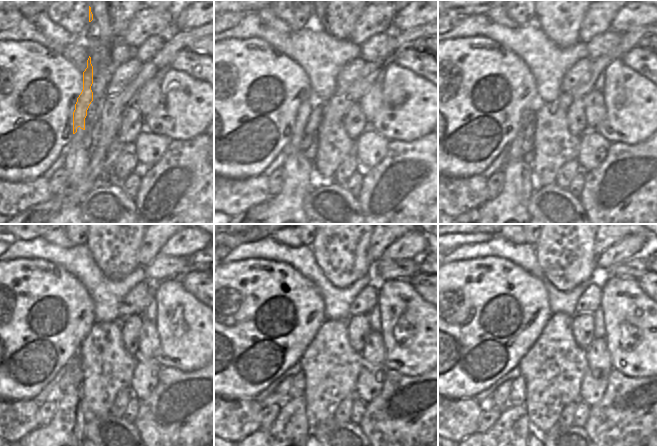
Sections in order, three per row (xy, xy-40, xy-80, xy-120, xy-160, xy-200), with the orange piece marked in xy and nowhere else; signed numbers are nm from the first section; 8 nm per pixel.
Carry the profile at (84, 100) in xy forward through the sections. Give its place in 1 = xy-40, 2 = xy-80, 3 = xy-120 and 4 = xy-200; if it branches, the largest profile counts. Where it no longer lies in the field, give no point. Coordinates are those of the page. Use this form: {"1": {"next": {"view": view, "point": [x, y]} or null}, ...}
{"1": {"next": {"view": "xy-40", "point": [304, 110]}}, "2": {"next": {"view": "xy-80", "point": [516, 153]}}, "3": {"next": {"view": "xy-120", "point": [67, 379]}}, "4": {"next": {"view": "xy-200", "point": [498, 400]}}}

